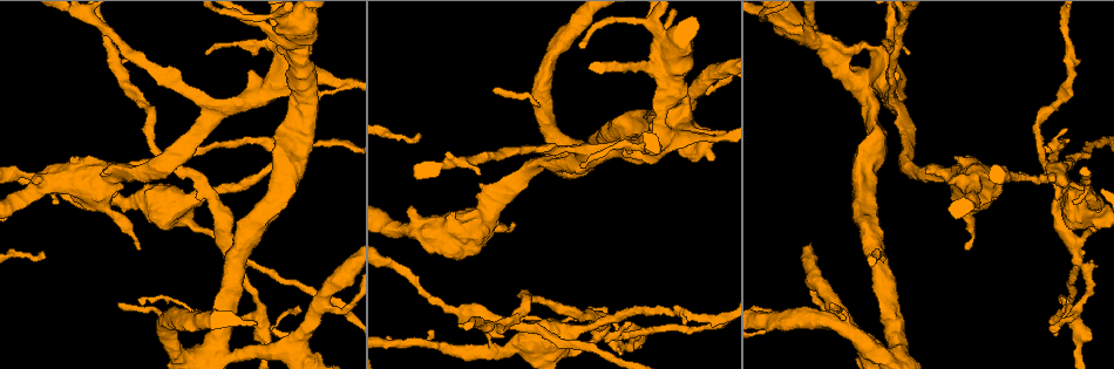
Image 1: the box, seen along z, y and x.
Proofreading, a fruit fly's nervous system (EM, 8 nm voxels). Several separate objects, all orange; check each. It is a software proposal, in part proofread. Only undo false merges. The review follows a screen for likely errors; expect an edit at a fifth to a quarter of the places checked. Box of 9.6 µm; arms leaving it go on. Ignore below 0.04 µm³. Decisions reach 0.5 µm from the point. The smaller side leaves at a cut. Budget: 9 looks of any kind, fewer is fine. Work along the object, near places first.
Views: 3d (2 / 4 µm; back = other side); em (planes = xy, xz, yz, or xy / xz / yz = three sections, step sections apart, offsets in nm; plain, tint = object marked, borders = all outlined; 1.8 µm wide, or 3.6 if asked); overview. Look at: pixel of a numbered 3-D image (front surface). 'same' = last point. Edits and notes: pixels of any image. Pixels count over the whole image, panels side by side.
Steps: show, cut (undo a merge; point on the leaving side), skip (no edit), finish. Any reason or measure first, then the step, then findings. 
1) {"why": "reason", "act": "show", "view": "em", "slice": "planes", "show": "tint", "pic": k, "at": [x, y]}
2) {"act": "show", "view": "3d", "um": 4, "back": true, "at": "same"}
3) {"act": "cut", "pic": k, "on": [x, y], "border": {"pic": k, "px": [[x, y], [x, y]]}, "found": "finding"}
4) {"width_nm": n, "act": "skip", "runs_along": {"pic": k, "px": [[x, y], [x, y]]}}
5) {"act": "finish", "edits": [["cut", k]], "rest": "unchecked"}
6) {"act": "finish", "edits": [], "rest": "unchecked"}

{"act": "show", "view": "3d", "um": 4, "back": true, "pic": 1, "at": [606, 333]}

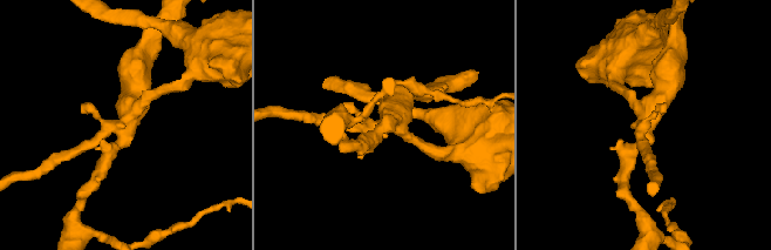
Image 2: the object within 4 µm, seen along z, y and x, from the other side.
{"why": "shape alone is not enough", "act": "show", "view": "em", "slice": "yz", "step": 16, "show": "borders", "pic": 2, "at": [644, 124]}

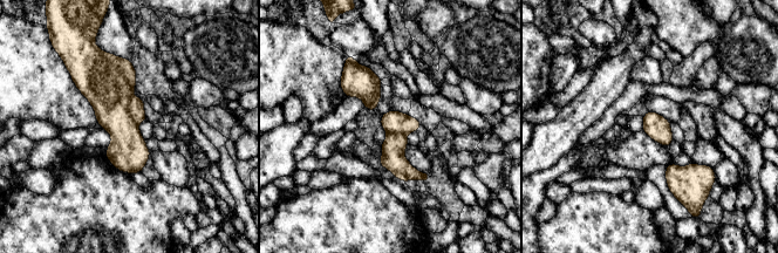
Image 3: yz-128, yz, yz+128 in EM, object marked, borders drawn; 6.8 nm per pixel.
{"act": "cut", "pic": 3, "on": [108, 82], "border": {"pic": 3, "px": [[131, 96], [129, 114], [137, 125]]}, "found": "two cells meet here"}

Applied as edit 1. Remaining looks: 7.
{"why": "abrupt turn", "act": "show", "view": "em", "slice": "yz", "step": 4, "show": "tint", "pic": 1, "at": [687, 138]}

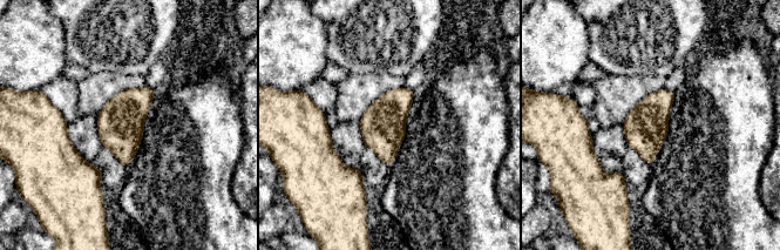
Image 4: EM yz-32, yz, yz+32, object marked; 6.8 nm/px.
{"act": "show", "view": "em", "slice": "planes", "show": "tint", "at": "same"}

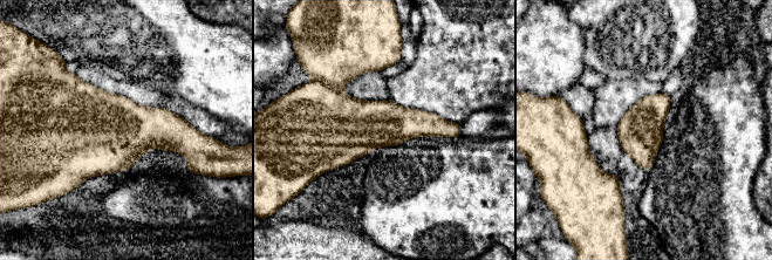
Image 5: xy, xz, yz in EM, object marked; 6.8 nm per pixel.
{"act": "skip", "found": "continuous, no second cell"}

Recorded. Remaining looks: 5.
{"why": "thin arm on a thick one", "act": "show", "view": "em", "slice": "yz", "step": 4, "show": "tint", "pic": 1, "at": [494, 353]}

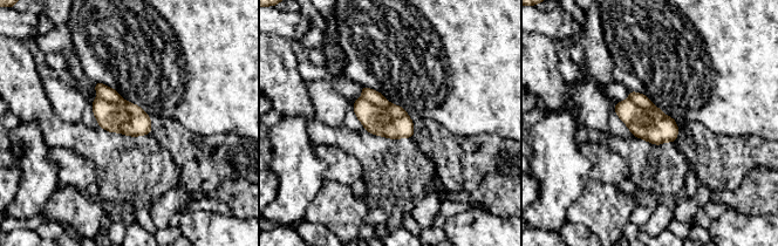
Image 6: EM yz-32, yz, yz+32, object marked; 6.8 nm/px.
{"why": "cut it another way", "act": "show", "view": "em", "slice": "planes", "show": "tint", "at": "same"}

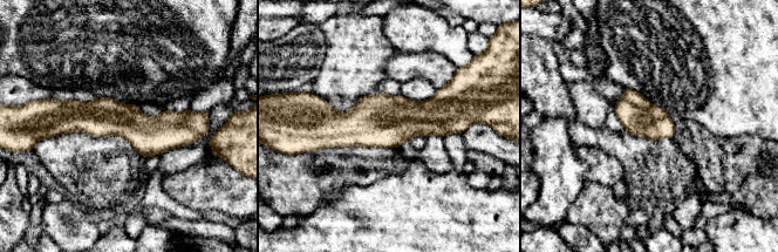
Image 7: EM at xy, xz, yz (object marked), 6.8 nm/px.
{"act": "cut", "pic": 7, "on": [636, 99], "border": {"pic": 7, "px": [[623, 99], [640, 107], [650, 106]]}, "found": "a second cell is stuck on"}

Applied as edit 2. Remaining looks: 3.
{"act": "finish", "edits": [["cut", 3], ["cut", 7]], "rest": "unchecked"}

